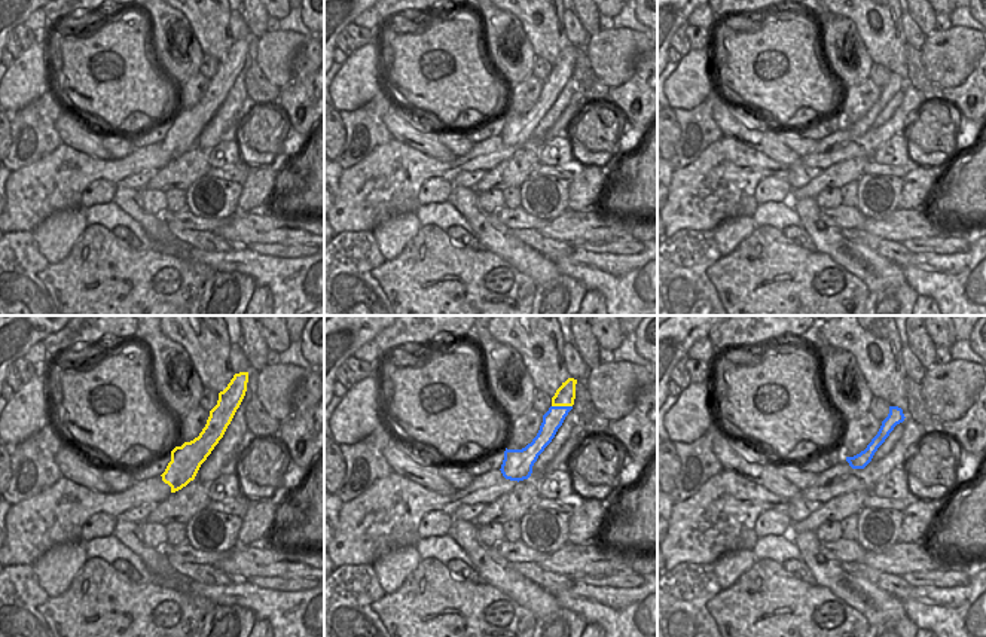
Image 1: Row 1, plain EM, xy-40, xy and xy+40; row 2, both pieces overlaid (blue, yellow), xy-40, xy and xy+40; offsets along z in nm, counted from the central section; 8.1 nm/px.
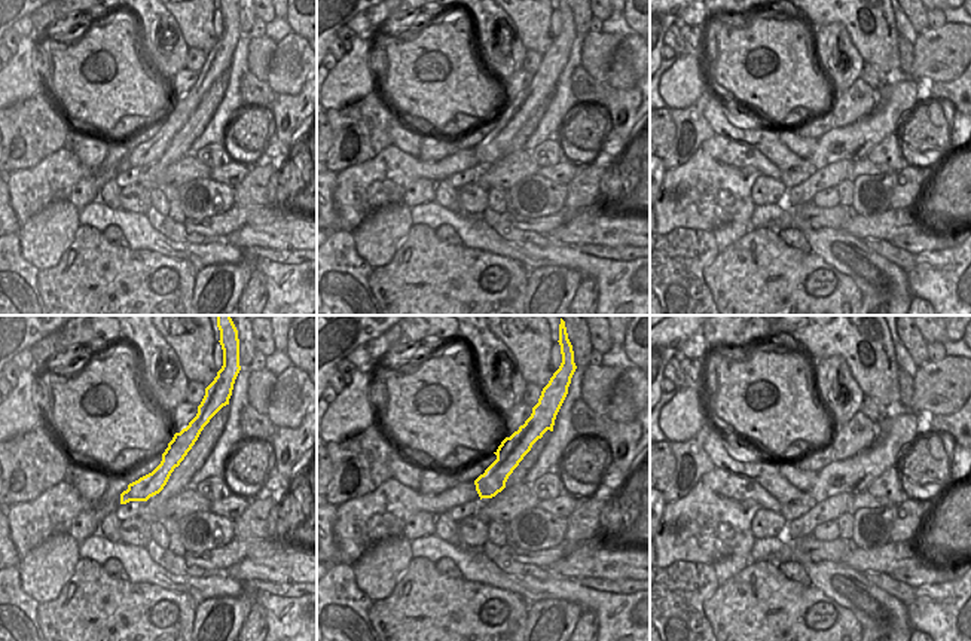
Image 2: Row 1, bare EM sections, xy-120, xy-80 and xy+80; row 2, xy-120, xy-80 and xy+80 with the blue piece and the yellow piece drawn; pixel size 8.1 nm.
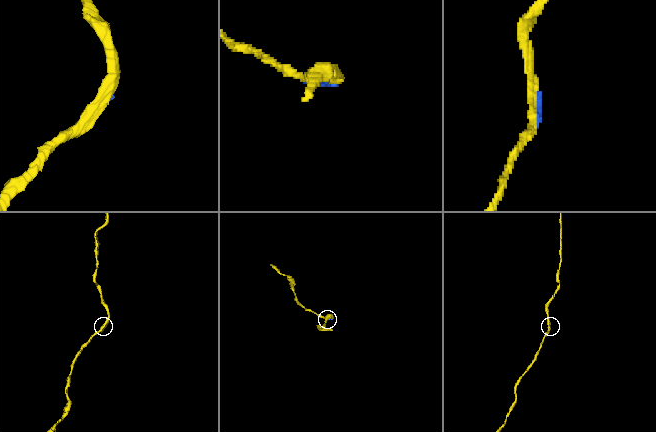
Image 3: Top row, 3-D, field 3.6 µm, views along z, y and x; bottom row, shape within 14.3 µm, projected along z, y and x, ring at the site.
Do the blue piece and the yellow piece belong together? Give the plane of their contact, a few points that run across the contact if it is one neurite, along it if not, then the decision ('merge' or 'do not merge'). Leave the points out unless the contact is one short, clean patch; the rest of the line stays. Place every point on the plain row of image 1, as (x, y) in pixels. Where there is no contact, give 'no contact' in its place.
xy | do not merge

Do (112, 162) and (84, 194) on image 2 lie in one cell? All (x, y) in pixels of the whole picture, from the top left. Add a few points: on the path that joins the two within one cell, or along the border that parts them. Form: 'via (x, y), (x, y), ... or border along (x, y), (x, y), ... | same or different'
via (107, 170), (91, 186) | same

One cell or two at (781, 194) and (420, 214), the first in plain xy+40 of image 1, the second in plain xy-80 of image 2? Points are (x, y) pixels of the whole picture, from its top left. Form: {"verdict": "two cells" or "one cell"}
{"verdict": "two cells"}

